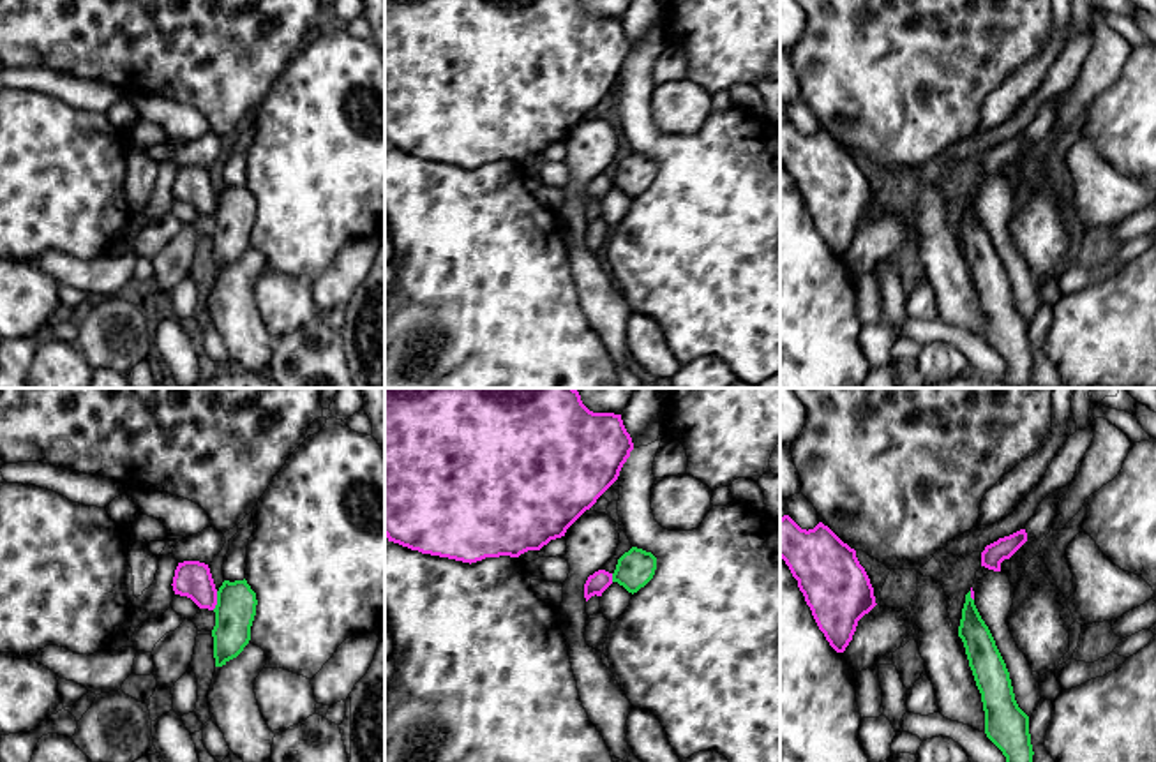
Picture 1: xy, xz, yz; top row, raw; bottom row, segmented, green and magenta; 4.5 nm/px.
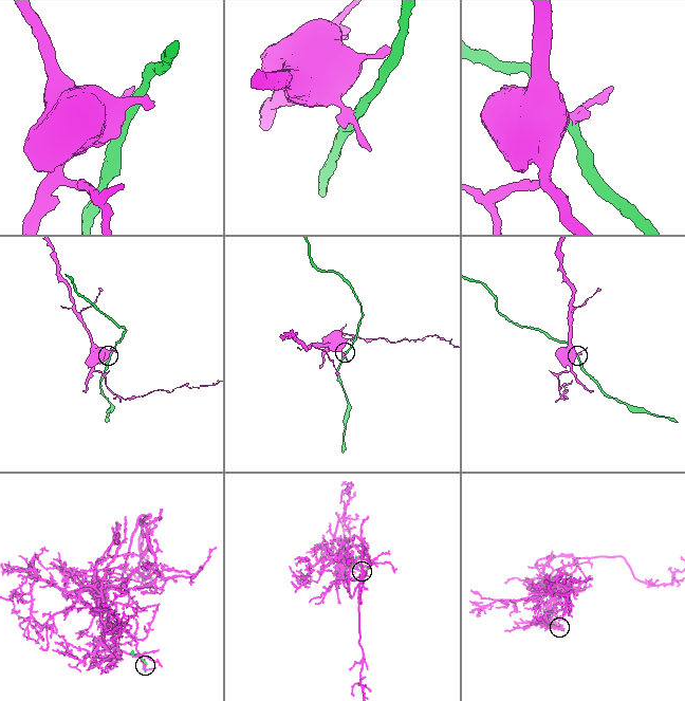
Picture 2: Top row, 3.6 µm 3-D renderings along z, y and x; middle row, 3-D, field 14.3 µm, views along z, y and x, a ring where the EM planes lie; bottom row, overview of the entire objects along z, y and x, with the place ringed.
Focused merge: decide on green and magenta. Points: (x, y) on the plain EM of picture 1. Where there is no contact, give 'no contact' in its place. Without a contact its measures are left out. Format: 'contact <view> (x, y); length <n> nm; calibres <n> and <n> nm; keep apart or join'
contact xy (217, 205); length 90 nm; calibres 180 and 170 nm; keep apart

